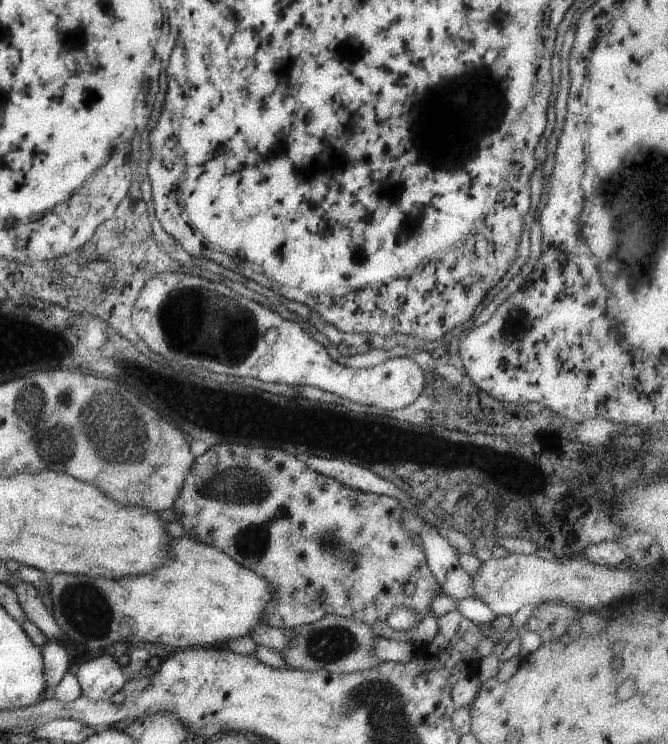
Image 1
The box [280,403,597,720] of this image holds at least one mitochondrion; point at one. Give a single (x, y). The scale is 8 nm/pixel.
(325, 644)

